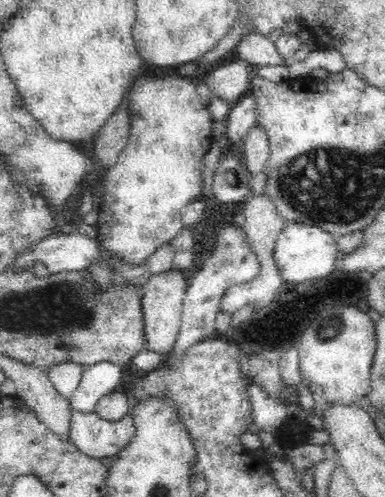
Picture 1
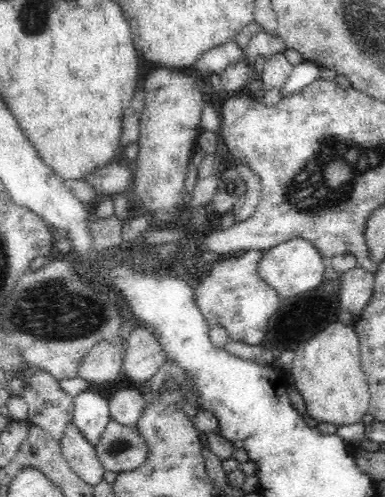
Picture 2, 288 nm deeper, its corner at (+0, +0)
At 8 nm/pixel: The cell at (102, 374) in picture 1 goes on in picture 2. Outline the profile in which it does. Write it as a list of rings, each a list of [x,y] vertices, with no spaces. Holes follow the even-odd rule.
[[[82,392],[76,396],[74,426],[90,446],[100,446],[100,440],[112,422],[110,402],[94,392]]]

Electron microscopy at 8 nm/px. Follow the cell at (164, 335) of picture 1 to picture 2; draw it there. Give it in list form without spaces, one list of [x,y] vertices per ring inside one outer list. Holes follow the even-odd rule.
[[[134,328],[126,340],[126,354],[124,354],[124,380],[130,380],[138,390],[140,384],[150,382],[160,368],[166,364],[166,354],[158,344],[156,334],[148,332],[148,328]]]

